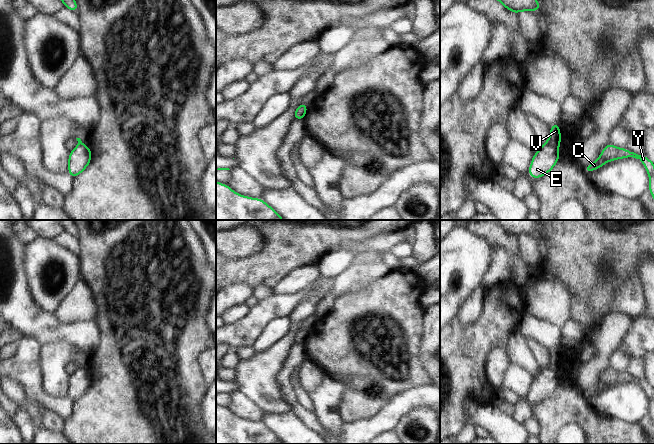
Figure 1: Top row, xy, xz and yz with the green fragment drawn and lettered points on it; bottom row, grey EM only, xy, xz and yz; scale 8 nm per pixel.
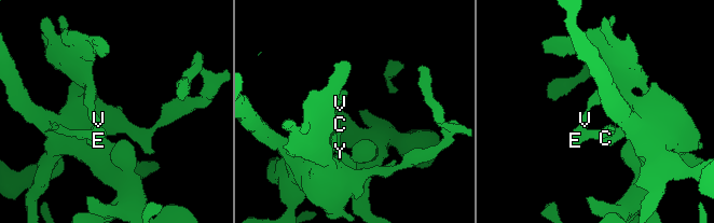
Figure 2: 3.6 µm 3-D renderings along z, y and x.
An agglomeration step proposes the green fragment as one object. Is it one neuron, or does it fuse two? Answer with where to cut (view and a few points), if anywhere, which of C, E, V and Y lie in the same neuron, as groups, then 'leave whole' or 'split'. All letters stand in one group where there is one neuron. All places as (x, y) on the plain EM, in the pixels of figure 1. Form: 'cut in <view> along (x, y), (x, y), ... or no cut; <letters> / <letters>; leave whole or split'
cut in yz along (546, 365), (557, 372); C V Y / E; split

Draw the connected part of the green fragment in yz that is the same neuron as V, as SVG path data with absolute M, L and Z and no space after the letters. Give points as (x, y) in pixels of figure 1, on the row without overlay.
M560 347L553 348L550 351L550 359L547 366L554 372L559 372L561 368L561 355L559 353Z

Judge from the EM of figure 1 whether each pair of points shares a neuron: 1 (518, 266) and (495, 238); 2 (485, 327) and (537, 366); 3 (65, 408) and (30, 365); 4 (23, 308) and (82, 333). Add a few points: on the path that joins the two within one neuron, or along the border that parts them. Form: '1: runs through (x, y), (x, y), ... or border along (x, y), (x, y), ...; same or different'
1: runs through (517, 257), (515, 250), (504, 239); same
2: border along (517, 329), (511, 334), (505, 347); different
3: runs through (51, 404), (33, 388), (31, 379); same
4: runs through (36, 323), (52, 332), (67, 332); same

